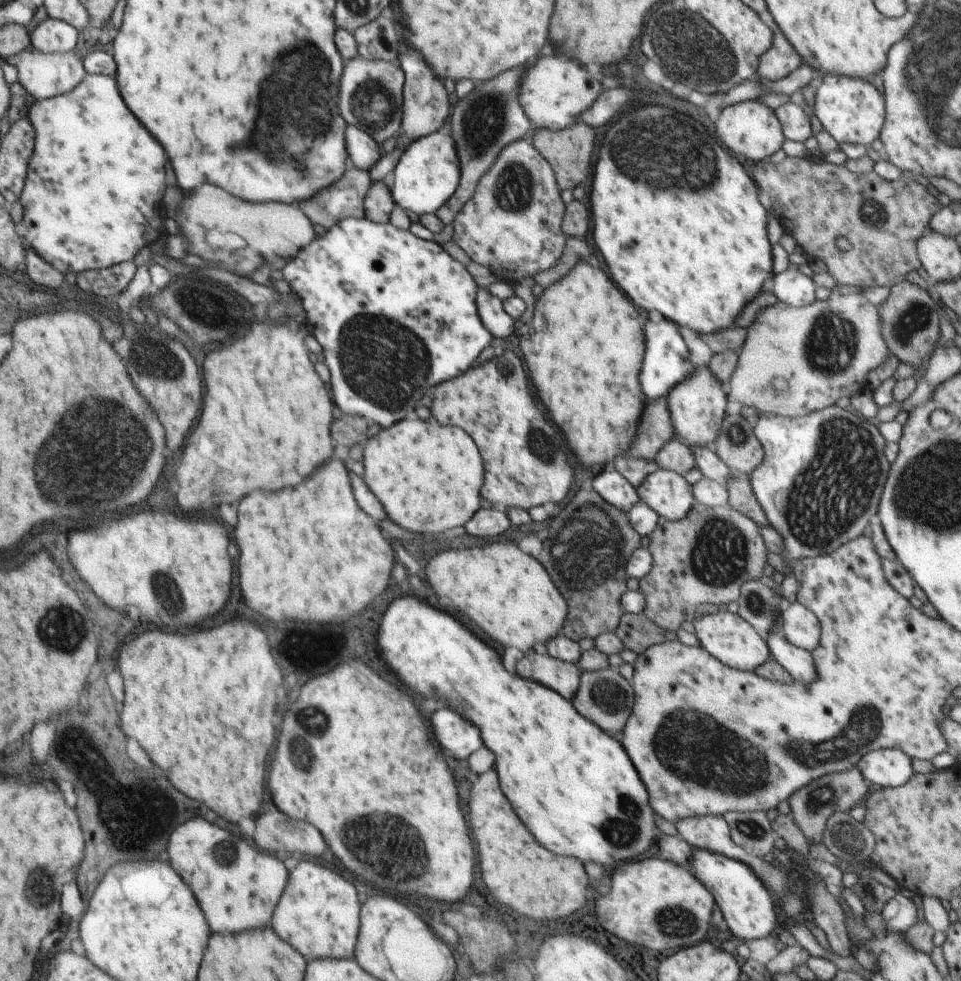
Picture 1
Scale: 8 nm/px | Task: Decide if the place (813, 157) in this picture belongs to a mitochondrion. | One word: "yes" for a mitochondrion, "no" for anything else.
no

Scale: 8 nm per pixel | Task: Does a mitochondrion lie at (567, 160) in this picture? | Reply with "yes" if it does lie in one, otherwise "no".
no

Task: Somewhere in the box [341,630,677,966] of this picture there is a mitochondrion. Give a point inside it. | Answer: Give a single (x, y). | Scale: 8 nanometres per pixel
(624, 831)

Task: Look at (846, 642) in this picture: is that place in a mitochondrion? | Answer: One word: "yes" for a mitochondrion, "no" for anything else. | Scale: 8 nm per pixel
no

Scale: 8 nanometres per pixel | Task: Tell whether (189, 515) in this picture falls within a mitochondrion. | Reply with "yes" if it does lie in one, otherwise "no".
no

